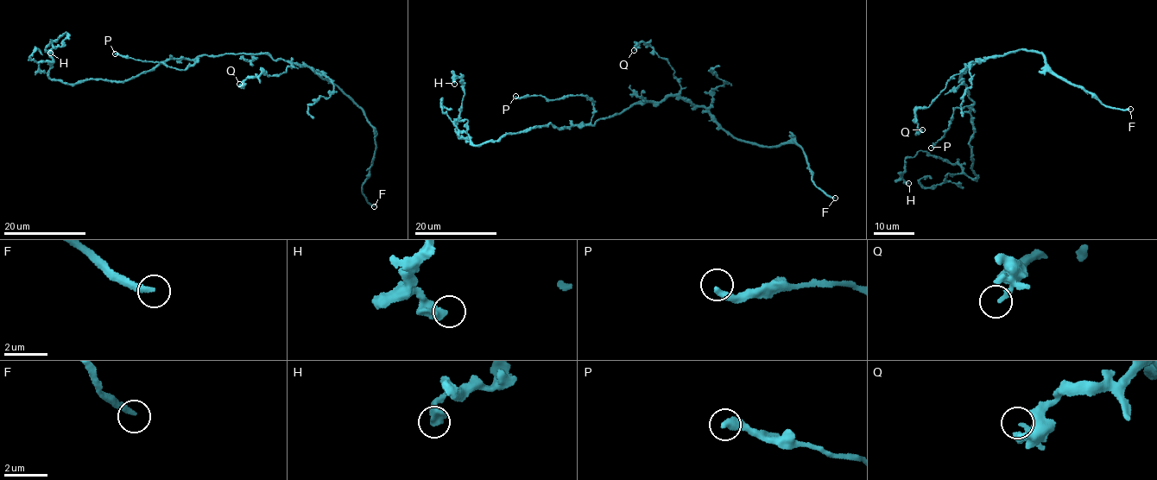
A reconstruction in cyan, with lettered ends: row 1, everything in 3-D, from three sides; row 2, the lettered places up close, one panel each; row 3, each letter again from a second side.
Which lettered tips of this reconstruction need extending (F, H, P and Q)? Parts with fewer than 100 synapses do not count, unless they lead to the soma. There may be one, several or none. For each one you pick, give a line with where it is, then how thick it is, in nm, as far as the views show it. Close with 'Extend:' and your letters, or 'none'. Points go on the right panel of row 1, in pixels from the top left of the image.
F: at (1130, 109); 260 nm thick
Extend: F

